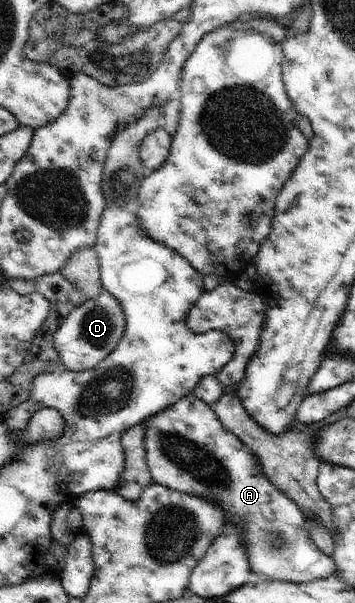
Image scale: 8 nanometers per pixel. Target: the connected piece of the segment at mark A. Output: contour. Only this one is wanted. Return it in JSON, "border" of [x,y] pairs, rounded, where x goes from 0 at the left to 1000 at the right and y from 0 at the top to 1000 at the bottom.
{"border":[[[532,652],[532,655],[510,658],[493,672],[482,672],[482,675],[470,675],[470,678],[459,678],[459,682],[448,682],[448,685],[414,692],[414,695],[403,695],[403,700],[408,700],[408,748],[414,748],[414,771],[420,773],[420,781],[434,801],[465,804],[465,808],[476,808],[476,811],[487,811],[487,814],[504,814],[504,818],[527,818],[527,821],[555,821],[555,824],[589,828],[594,834],[617,837],[617,841],[634,847],[634,874],[623,877],[625,882],[634,881],[639,874],[679,871],[685,881],[690,881],[685,897],[690,897],[690,907],[696,907],[696,920],[701,920],[701,934],[707,934],[707,947],[713,950],[724,950],[730,957],[746,962],[786,962],[831,967],[873,965],[932,957],[932,954],[955,955],[955,950],[949,950],[949,937],[944,937],[938,925],[915,920],[915,917],[887,904],[873,884],[870,867],[865,861],[859,861],[854,847],[752,794],[752,789],[741,784],[738,774],[724,771],[724,758],[715,751],[673,728],[673,725],[623,705],[617,695],[611,695],[611,688],[606,688],[606,683],[594,678],[589,670],[566,665],[549,653]]]}

